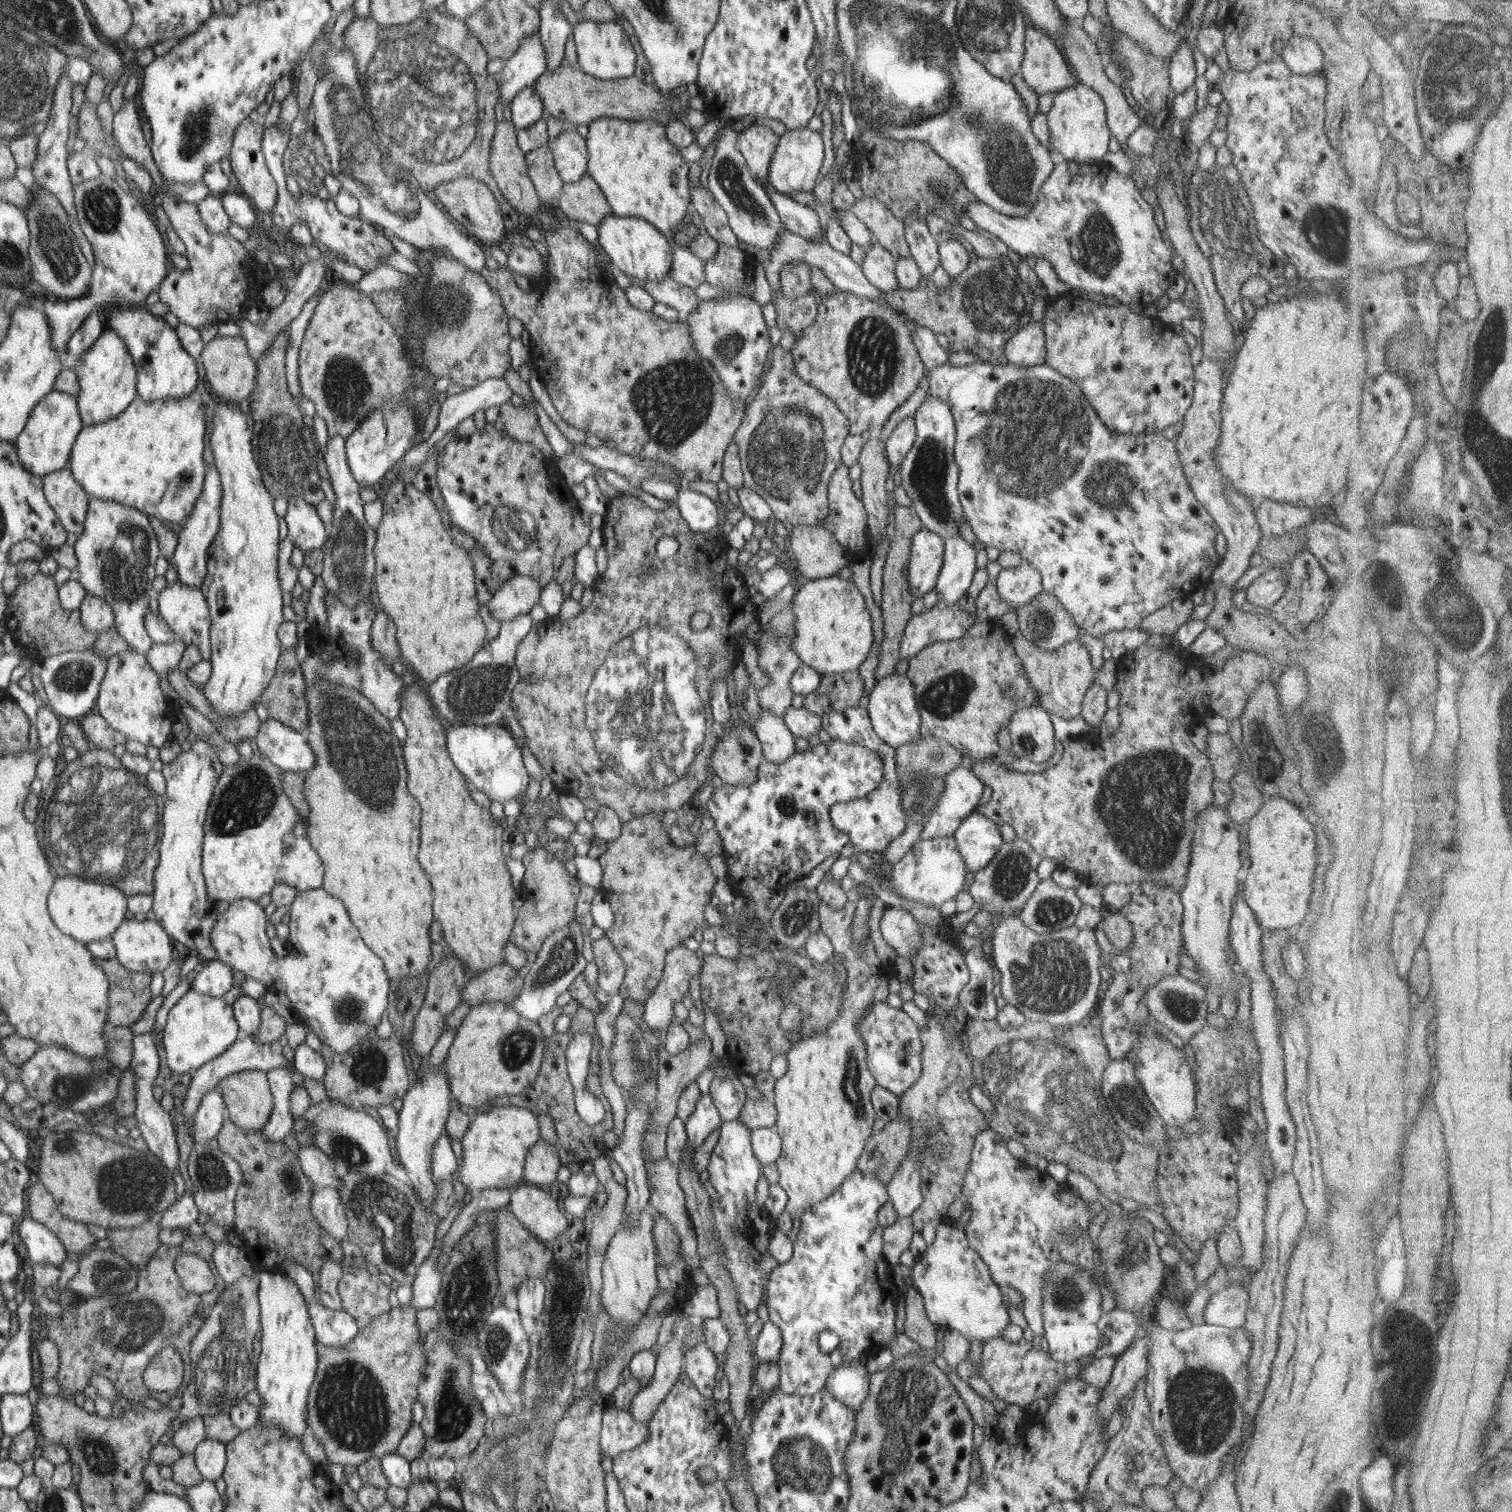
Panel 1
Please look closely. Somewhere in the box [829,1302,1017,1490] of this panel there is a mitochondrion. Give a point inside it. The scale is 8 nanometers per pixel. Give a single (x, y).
(912, 1385)

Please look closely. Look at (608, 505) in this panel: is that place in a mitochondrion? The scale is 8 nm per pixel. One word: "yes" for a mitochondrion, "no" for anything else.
no

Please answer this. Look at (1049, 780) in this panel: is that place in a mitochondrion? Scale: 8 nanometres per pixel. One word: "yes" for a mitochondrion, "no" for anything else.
no

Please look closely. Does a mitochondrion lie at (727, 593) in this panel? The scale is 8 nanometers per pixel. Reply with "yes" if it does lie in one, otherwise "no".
no

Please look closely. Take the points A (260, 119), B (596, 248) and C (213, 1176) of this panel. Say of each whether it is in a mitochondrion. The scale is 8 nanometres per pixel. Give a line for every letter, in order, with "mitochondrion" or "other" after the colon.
A: other
B: other
C: mitochondrion

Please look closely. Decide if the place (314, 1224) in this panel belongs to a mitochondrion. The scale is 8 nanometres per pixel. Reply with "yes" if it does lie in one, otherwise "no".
no

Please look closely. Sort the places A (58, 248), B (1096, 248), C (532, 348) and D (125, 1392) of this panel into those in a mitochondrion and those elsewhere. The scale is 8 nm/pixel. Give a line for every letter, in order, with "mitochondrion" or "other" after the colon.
A: mitochondrion
B: mitochondrion
C: other
D: other

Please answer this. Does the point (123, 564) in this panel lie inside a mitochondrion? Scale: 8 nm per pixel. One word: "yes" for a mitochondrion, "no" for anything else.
yes

